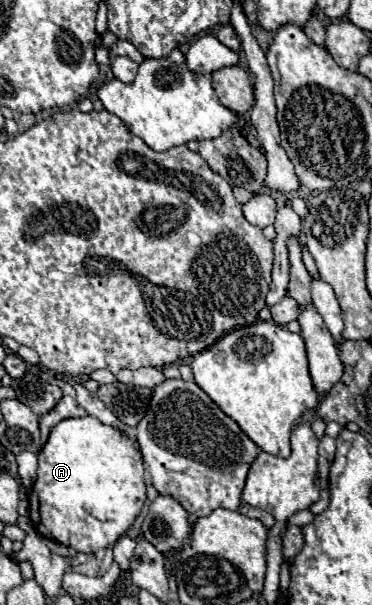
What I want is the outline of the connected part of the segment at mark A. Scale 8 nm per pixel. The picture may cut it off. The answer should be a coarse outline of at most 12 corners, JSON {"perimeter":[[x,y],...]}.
{"perimeter":[[92,416],[58,422],[28,494],[42,536],[114,544],[146,500],[142,454]]}

